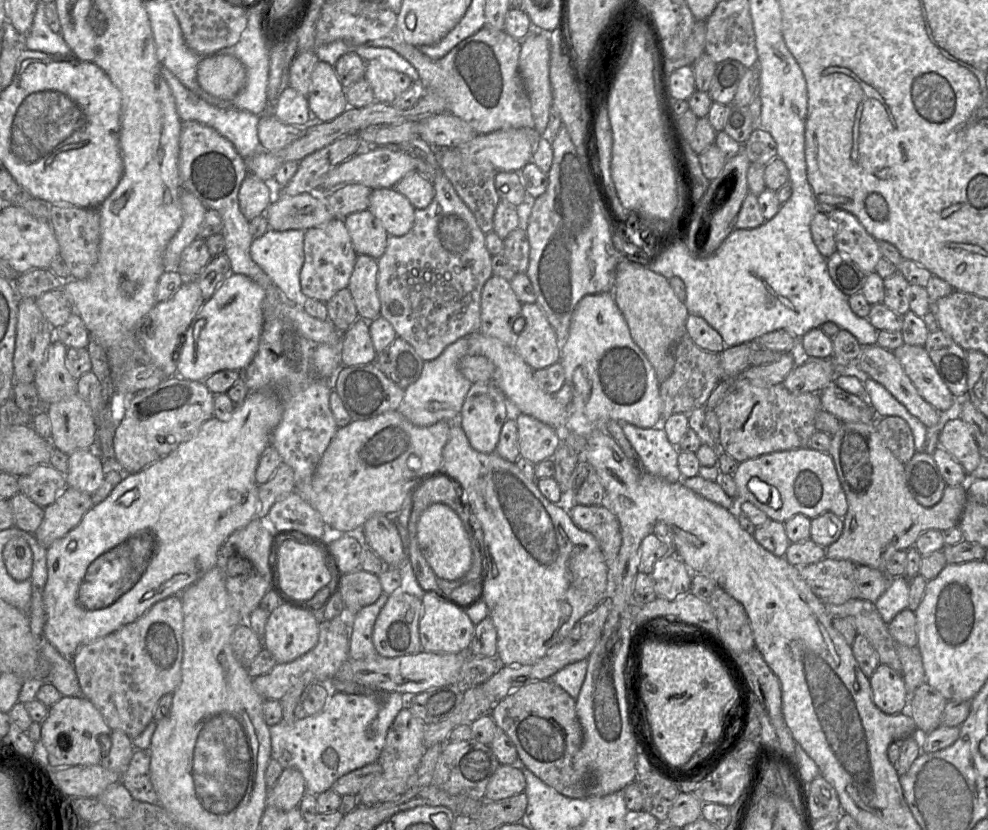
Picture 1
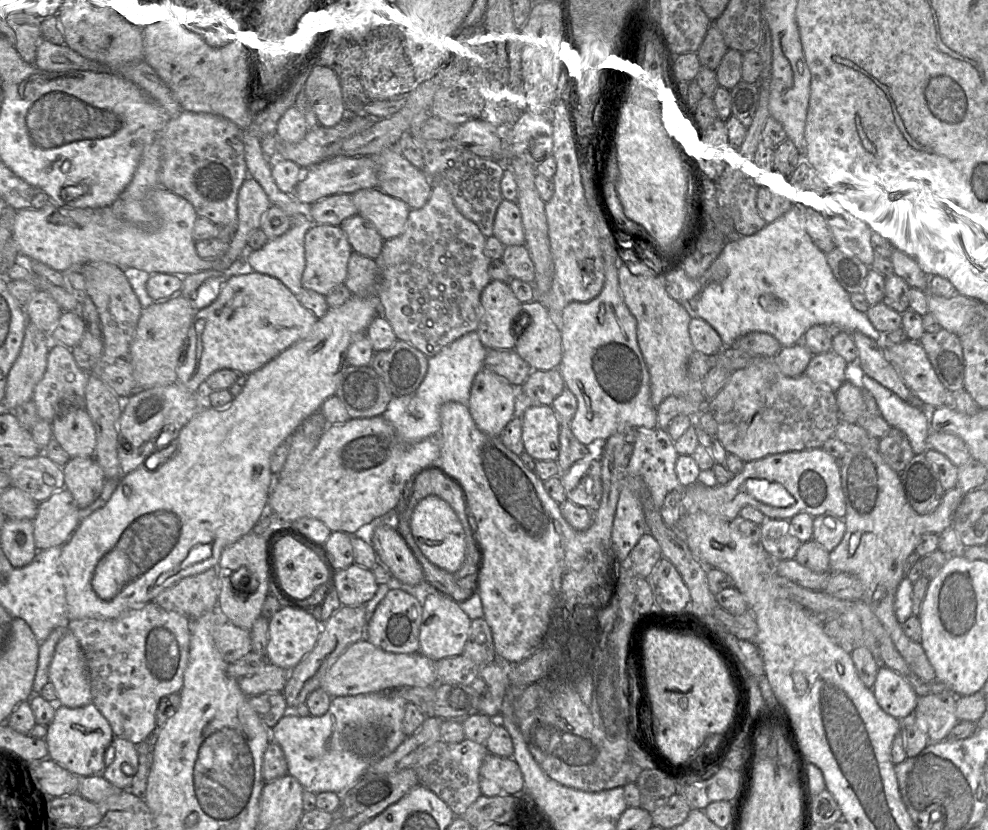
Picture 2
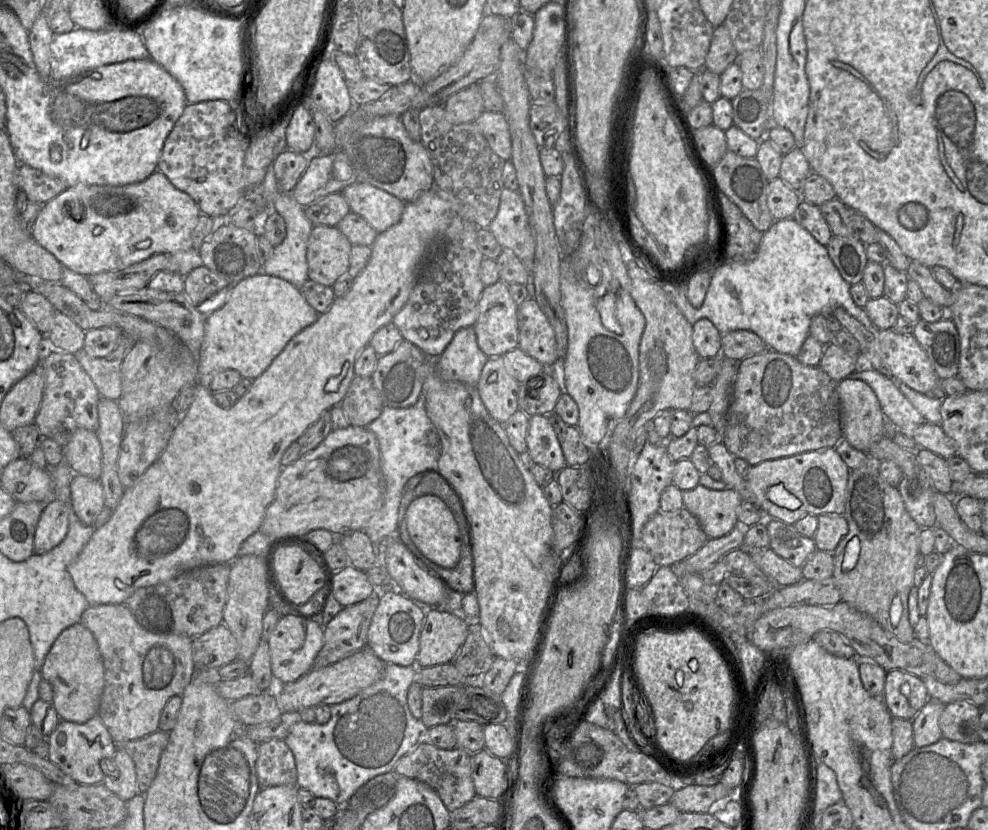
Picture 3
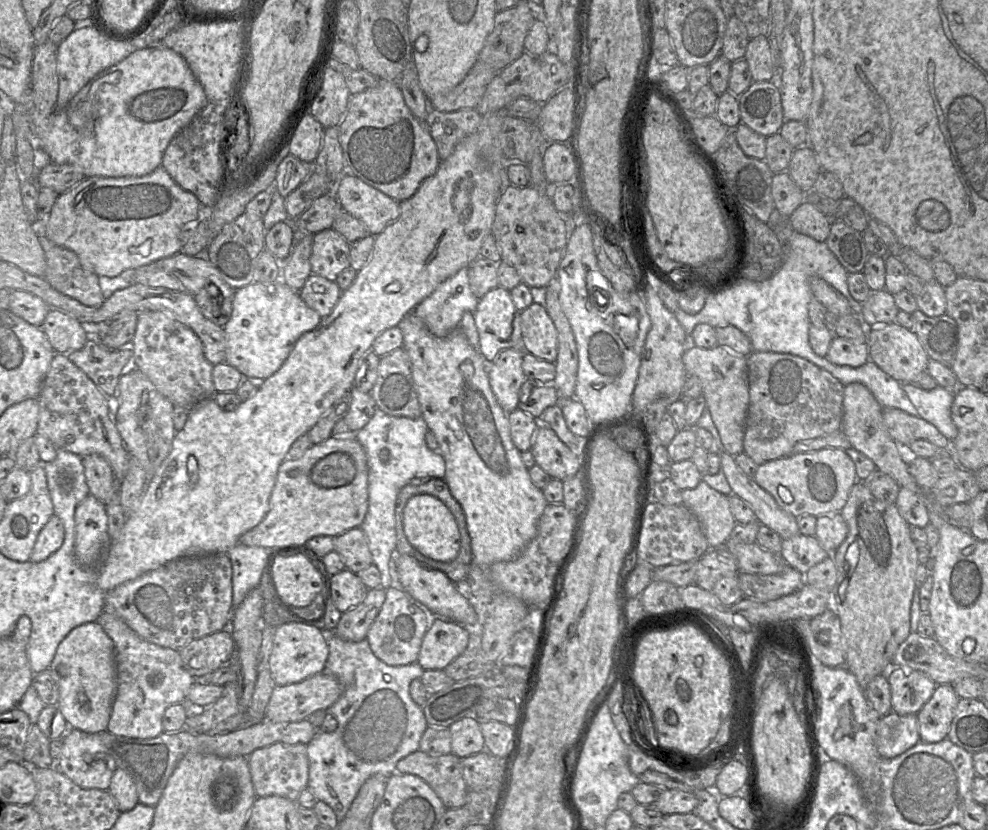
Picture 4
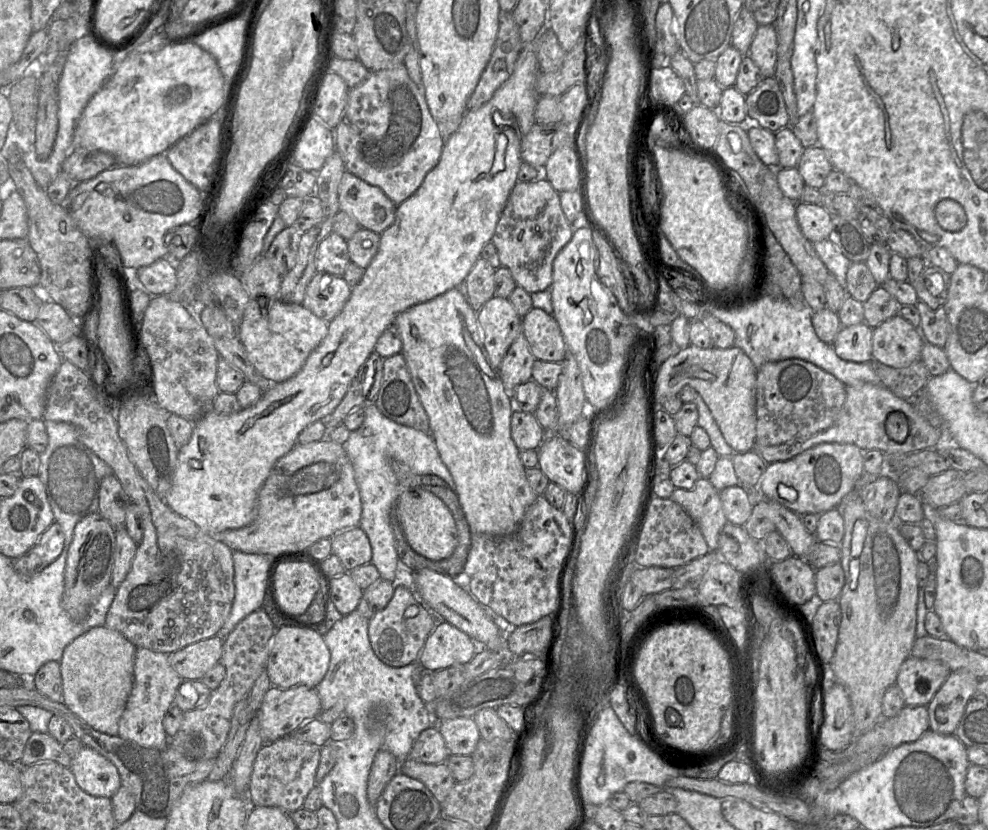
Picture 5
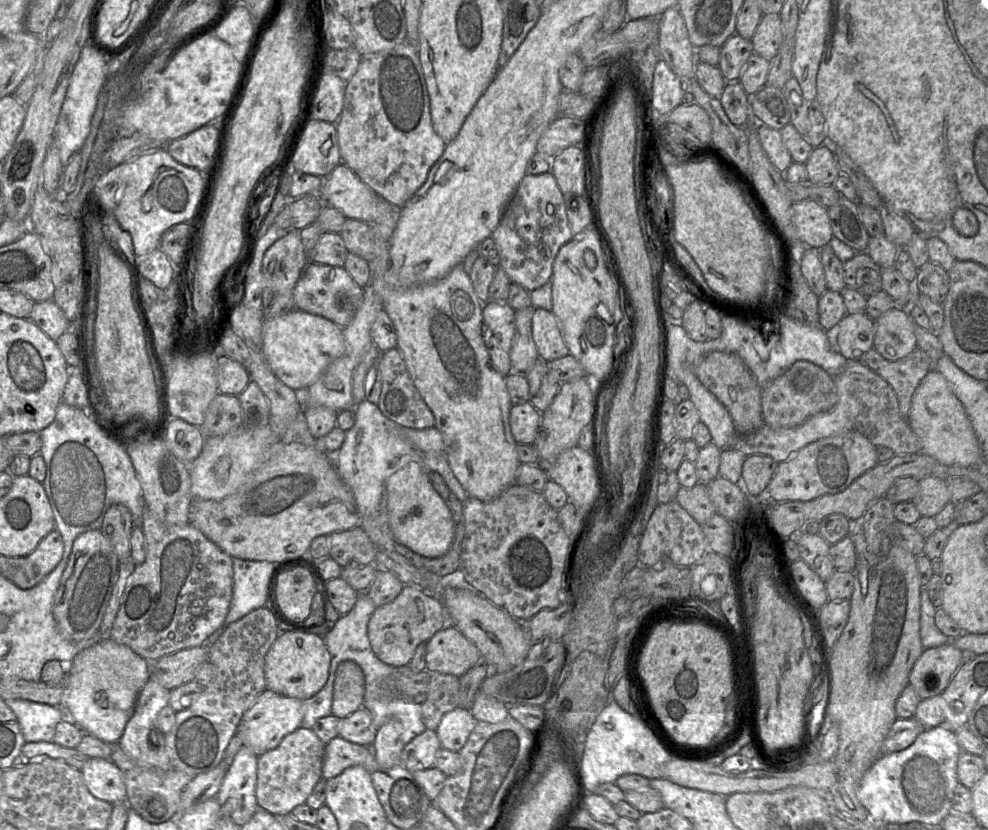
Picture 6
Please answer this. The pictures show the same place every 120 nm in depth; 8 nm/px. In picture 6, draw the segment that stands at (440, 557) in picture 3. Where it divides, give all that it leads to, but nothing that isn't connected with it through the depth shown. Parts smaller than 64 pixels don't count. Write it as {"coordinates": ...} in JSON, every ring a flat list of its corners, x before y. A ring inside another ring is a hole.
{"coordinates":[[410,461,394,472,386,481,387,510,390,527,395,539,414,553,427,558,443,556,454,541,454,521,444,500,433,488,428,470,420,462]]}

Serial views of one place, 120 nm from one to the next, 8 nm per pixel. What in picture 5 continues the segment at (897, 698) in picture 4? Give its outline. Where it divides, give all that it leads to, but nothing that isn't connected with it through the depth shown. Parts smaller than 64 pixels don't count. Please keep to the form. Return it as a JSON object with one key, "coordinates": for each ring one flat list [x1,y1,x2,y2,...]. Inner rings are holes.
{"coordinates":[[909,656,900,666,894,685,900,689,905,706,927,706,950,673,940,661]]}

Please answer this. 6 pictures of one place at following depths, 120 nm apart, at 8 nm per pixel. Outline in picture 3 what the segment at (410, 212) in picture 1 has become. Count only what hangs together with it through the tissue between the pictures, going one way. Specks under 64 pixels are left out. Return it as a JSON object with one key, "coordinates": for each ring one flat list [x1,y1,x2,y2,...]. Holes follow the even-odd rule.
{"coordinates":[[357,181,341,193,350,210,364,218,377,233,397,224,406,207,398,197,366,182]]}

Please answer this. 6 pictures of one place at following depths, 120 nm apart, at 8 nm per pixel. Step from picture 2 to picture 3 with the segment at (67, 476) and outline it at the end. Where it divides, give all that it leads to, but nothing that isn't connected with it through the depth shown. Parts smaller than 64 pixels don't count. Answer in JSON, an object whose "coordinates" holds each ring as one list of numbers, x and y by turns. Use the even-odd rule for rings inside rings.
{"coordinates":[[75,474,71,480,71,508,85,525,93,525,104,507,104,493,99,480]]}

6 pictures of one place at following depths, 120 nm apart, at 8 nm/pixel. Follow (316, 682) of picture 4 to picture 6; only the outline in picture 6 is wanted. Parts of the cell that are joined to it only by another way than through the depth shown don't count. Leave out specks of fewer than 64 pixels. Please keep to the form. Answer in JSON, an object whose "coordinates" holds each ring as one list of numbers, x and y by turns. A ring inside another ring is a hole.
{"coordinates":[[265,689,255,703,246,710,237,726,236,734,242,745,250,748,257,756,275,749,285,736,301,727,304,717,303,702]]}

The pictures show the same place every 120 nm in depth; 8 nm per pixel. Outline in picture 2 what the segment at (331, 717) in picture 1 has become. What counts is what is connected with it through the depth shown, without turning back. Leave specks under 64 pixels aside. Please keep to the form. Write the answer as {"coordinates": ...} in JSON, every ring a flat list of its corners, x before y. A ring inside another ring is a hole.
{"coordinates":[[383,693,334,697,324,715,299,717,288,712,270,734,284,752,288,774,296,778,305,790,314,794,334,792,342,795,367,773,371,765,389,756,407,738,402,727,406,704,407,701,400,696,390,697]]}

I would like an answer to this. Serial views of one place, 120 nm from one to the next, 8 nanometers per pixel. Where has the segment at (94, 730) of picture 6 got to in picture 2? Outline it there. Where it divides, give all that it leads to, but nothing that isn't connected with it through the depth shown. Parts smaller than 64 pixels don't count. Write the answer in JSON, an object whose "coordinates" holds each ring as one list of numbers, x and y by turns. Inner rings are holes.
{"coordinates":[[69,630,56,645,49,666,49,682,56,690,56,705,76,708,92,702,85,656,76,637]]}

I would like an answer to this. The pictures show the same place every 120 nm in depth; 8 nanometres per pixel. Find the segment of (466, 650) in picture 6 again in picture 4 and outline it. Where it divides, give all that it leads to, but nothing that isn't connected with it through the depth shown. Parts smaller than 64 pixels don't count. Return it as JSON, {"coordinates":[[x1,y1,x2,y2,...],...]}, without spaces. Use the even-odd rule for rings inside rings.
{"coordinates":[[436,617,424,635,418,664,424,670,444,670,467,648,470,629,450,619]]}

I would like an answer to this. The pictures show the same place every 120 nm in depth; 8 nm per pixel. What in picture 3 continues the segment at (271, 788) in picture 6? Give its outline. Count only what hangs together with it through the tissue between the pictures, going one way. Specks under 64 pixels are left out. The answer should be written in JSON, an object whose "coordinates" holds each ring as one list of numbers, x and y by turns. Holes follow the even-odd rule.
{"coordinates":[[271,739,258,745,256,773,261,788,297,786,297,768,293,752,282,739]]}

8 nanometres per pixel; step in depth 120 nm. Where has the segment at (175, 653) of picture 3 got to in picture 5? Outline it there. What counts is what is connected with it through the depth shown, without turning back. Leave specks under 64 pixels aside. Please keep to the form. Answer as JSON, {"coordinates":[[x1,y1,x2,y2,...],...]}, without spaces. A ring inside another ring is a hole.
{"coordinates":[[136,648,133,686,125,709,119,719,118,736,143,747,164,749,169,745,162,720,174,704,176,690,183,679,174,671,168,661,168,654,146,648]]}

